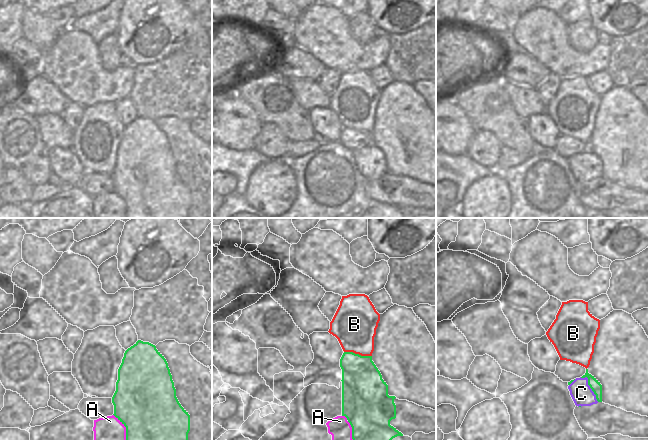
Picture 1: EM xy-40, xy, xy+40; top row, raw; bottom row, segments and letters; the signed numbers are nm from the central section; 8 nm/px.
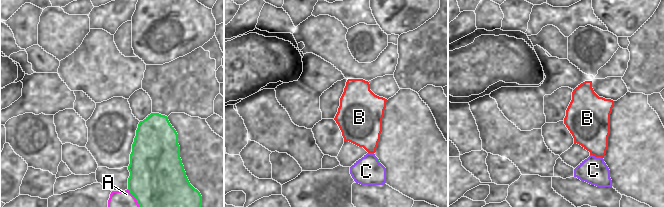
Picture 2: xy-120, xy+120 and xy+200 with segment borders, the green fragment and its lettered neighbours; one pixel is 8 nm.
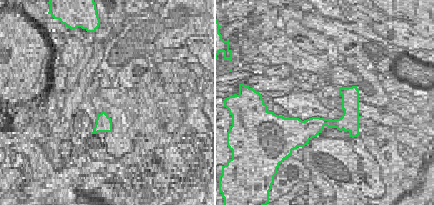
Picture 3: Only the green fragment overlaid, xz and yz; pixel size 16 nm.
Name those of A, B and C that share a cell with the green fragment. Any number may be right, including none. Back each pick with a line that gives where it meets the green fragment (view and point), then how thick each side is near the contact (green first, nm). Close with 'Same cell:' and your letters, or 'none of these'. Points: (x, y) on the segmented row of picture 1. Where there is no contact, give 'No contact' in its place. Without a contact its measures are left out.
Same cell: none of these.

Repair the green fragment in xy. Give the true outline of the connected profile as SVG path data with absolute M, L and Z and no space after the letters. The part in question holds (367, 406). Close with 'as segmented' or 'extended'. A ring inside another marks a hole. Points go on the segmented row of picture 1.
M344 352L340 359L342 369L342 416L345 416L352 427L353 440L392 440L397 436L403 436L396 428L390 425L390 421L396 418L395 396L388 395L388 385L382 379L382 375L372 356L361 356L353 352Z | as segmented

